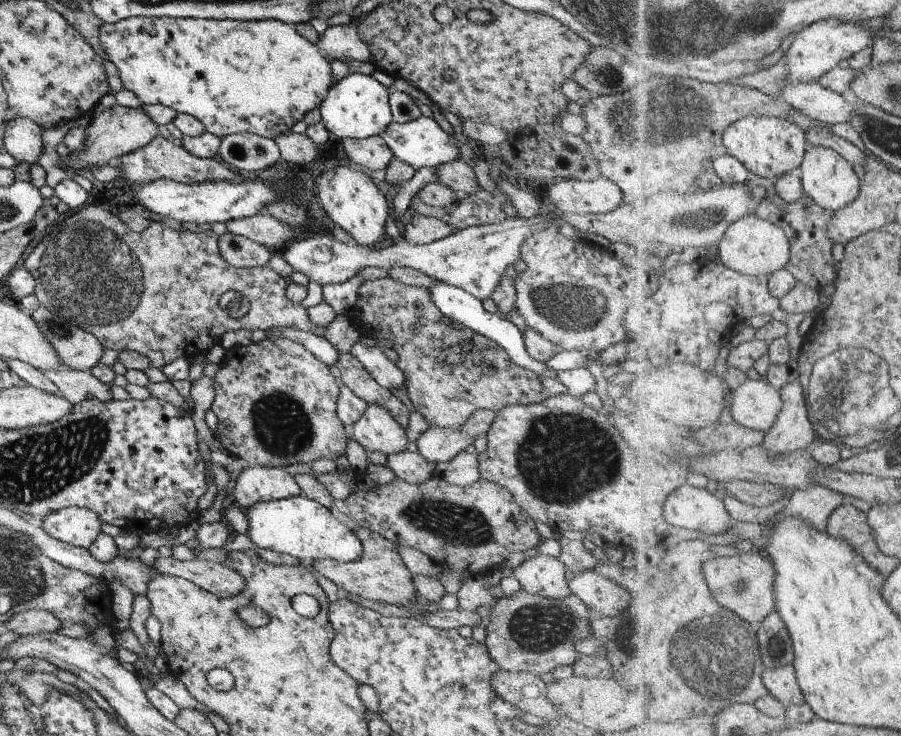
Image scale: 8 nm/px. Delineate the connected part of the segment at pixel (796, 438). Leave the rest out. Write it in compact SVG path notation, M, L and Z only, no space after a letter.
M790 382L781 392L784 398L783 410L762 444L770 450L772 457L805 449L815 440L803 383Z

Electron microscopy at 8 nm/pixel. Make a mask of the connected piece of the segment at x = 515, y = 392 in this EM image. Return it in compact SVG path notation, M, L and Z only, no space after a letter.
M383 277L381 280L374 282L364 282L363 285L359 286L358 293L356 294L356 302L353 307L349 308L348 314L345 317L351 321L350 325L361 334L361 336L368 341L374 339L381 339L388 341L398 354L399 359L395 361L395 364L404 372L406 378L406 386L408 398L411 401L412 409L419 411L428 422L428 426L440 426L451 427L458 429L461 425L467 422L468 418L479 409L493 411L496 413L498 410L504 409L508 406L513 405L532 405L543 402L549 397L550 392L544 389L539 381L537 375L527 369L521 368L516 365L510 358L509 355L504 351L503 347L500 347L495 341L488 339L486 336L478 335L471 329L464 327L462 324L456 323L451 319L448 319L432 301L430 292L423 287L416 287L411 285L404 285L402 282L393 280L391 277Z

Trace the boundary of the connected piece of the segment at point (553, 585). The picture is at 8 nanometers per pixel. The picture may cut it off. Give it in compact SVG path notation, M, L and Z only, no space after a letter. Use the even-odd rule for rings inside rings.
M538 554L514 568L513 577L520 588L529 594L562 599L570 593L563 566L557 557Z

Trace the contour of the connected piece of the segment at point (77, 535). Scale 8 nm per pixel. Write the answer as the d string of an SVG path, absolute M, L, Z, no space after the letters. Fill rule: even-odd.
M65 507L45 515L37 523L55 540L86 549L101 532L102 520L89 509Z

